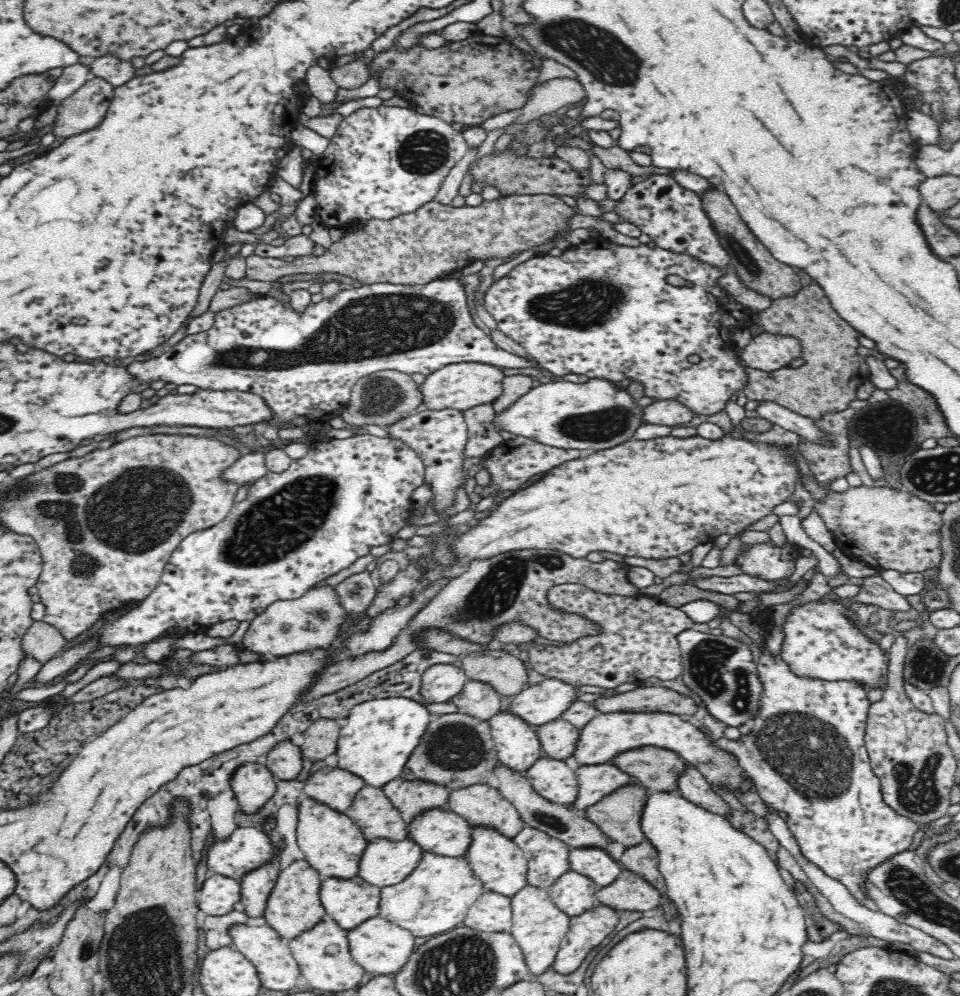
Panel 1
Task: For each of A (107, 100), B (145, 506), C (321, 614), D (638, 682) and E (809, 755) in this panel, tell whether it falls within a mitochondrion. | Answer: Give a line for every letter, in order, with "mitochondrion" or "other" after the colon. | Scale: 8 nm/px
A: other
B: mitochondrion
C: mitochondrion
D: other
E: mitochondrion

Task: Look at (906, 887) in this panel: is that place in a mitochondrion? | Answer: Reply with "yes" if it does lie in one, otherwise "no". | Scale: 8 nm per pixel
yes

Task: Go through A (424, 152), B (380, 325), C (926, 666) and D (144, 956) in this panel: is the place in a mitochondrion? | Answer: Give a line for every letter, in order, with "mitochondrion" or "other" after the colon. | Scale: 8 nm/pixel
A: mitochondrion
B: mitochondrion
C: mitochondrion
D: mitochondrion

